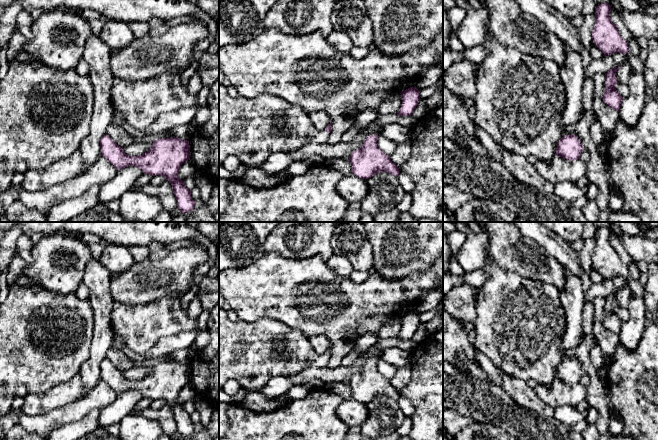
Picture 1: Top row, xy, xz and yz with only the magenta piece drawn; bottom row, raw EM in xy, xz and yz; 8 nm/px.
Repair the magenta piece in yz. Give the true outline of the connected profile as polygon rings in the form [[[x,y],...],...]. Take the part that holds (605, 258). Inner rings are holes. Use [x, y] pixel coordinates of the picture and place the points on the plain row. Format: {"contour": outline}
{"contour": [[[601,227],[595,231],[595,249],[592,255],[593,267],[604,280],[614,277],[627,278],[628,267],[620,260],[617,249],[610,242],[611,230]]]}

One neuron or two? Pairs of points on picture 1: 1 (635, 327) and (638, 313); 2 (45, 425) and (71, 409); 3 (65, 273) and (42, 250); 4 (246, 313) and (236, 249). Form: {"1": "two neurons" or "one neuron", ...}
{"1": "one neuron", "2": "one neuron", "3": "one neuron", "4": "two neurons"}

